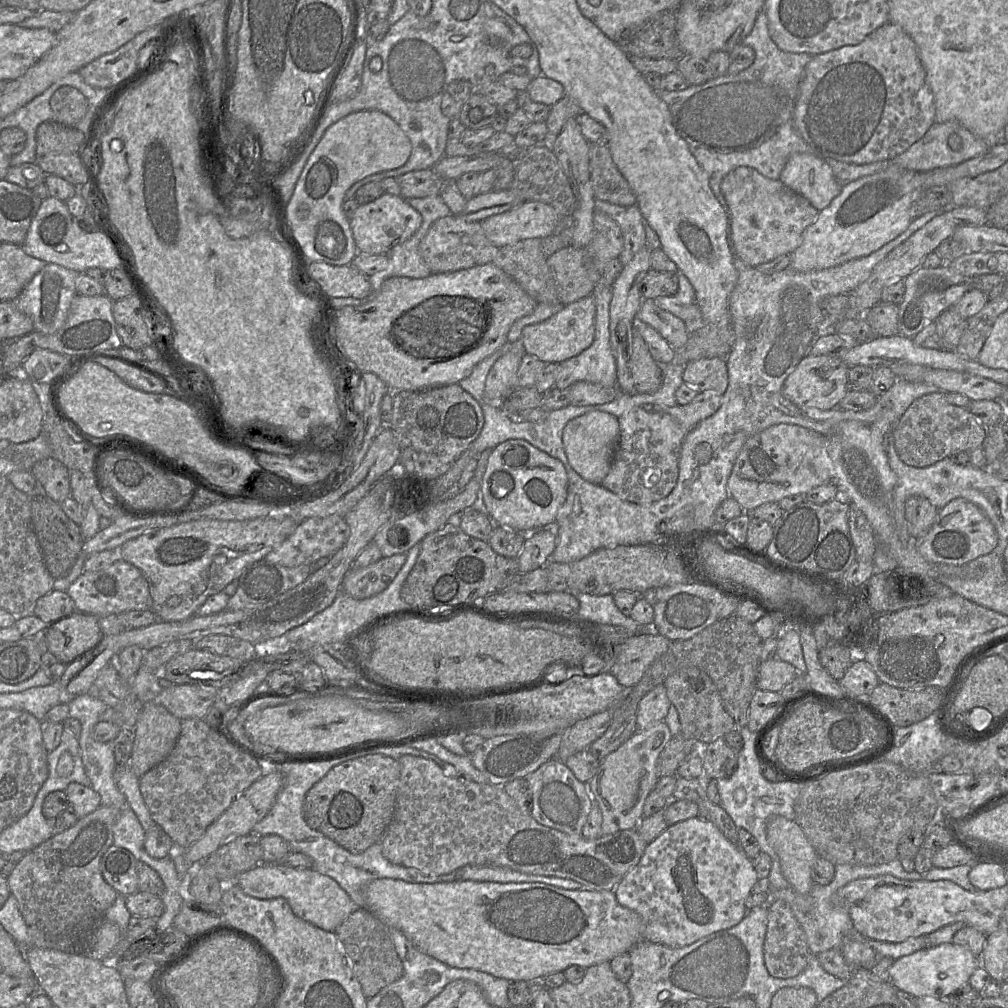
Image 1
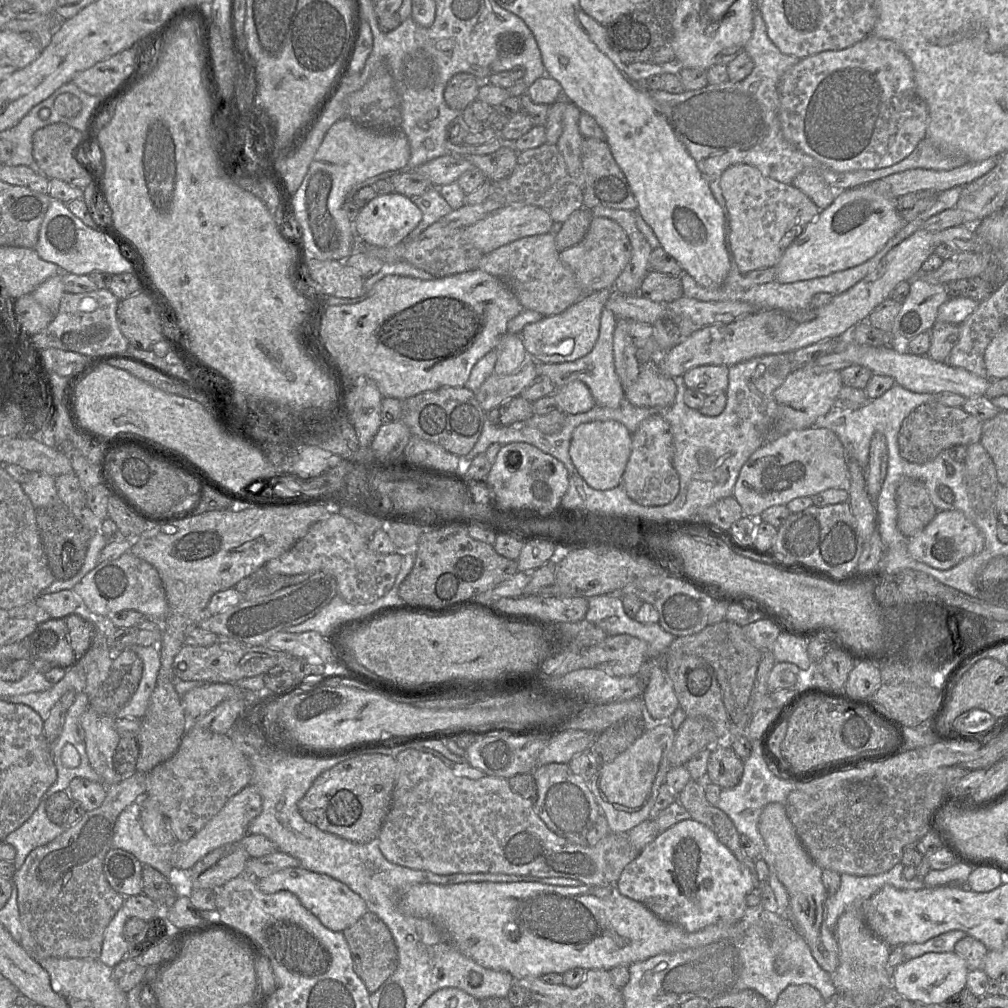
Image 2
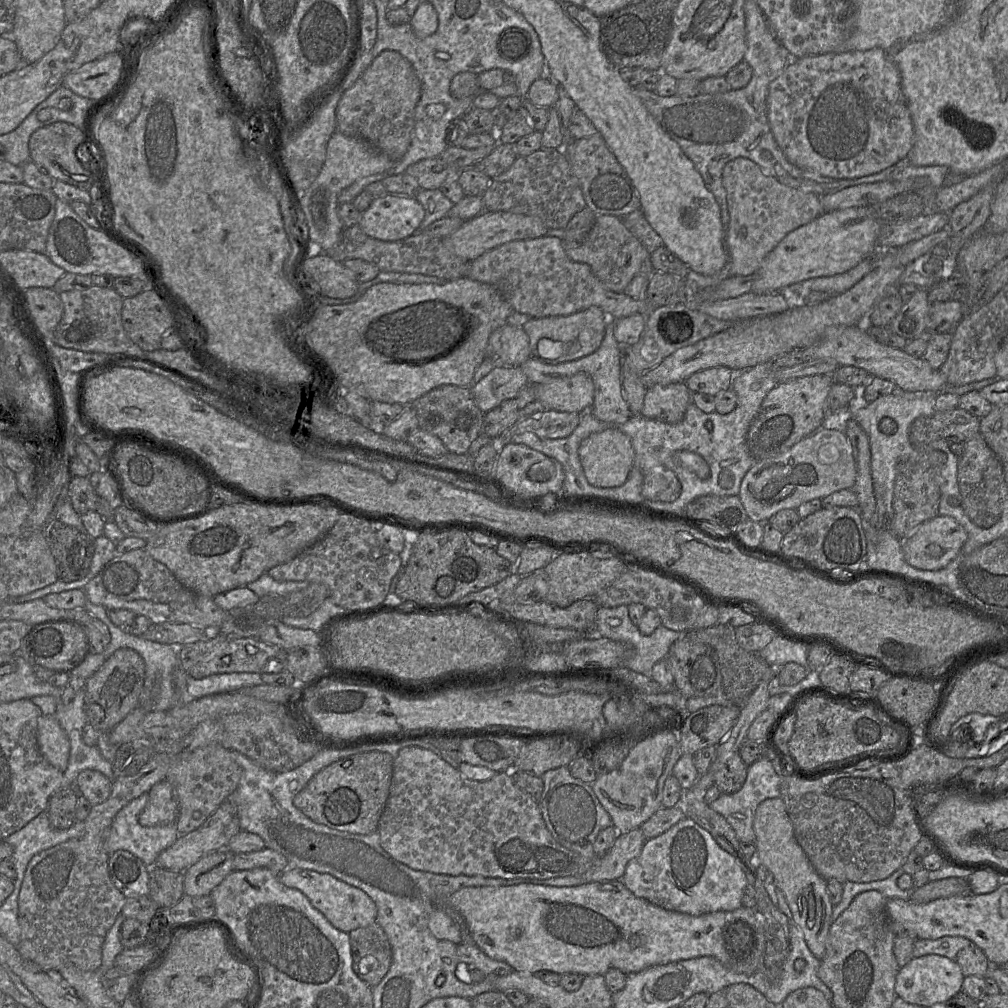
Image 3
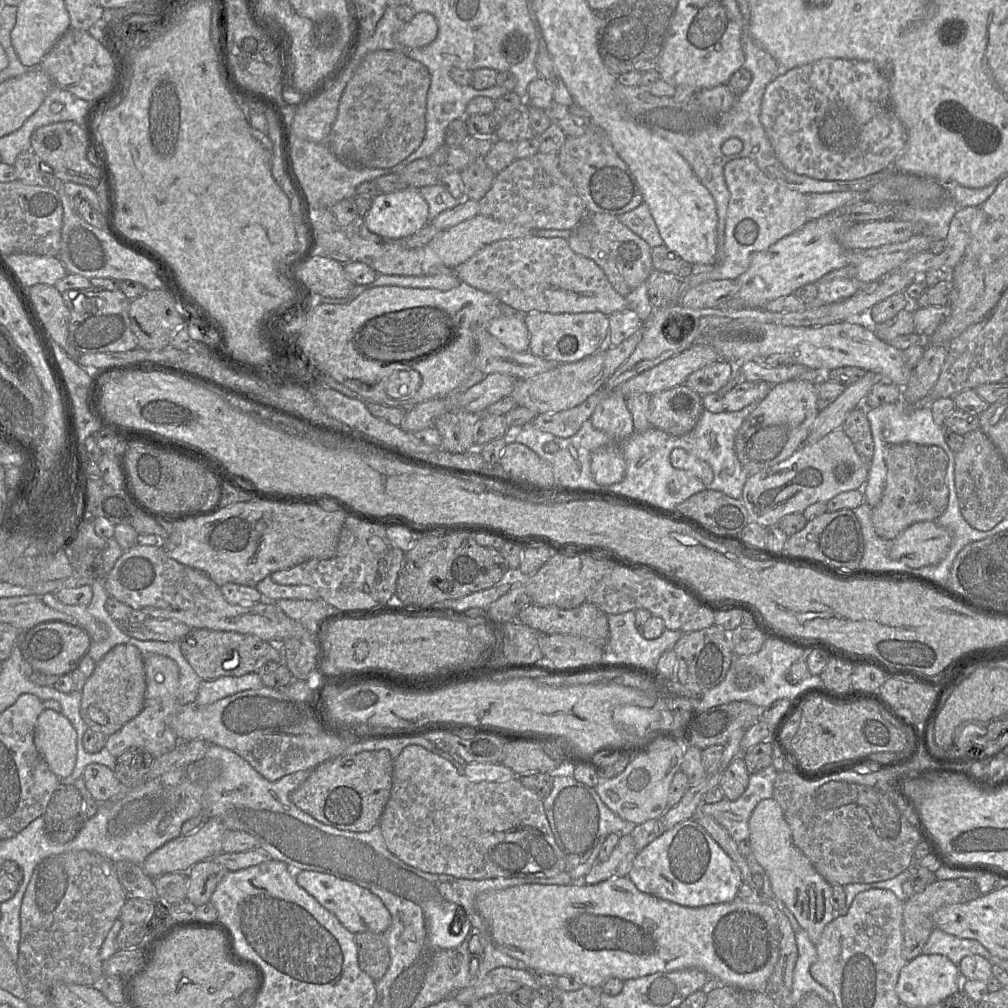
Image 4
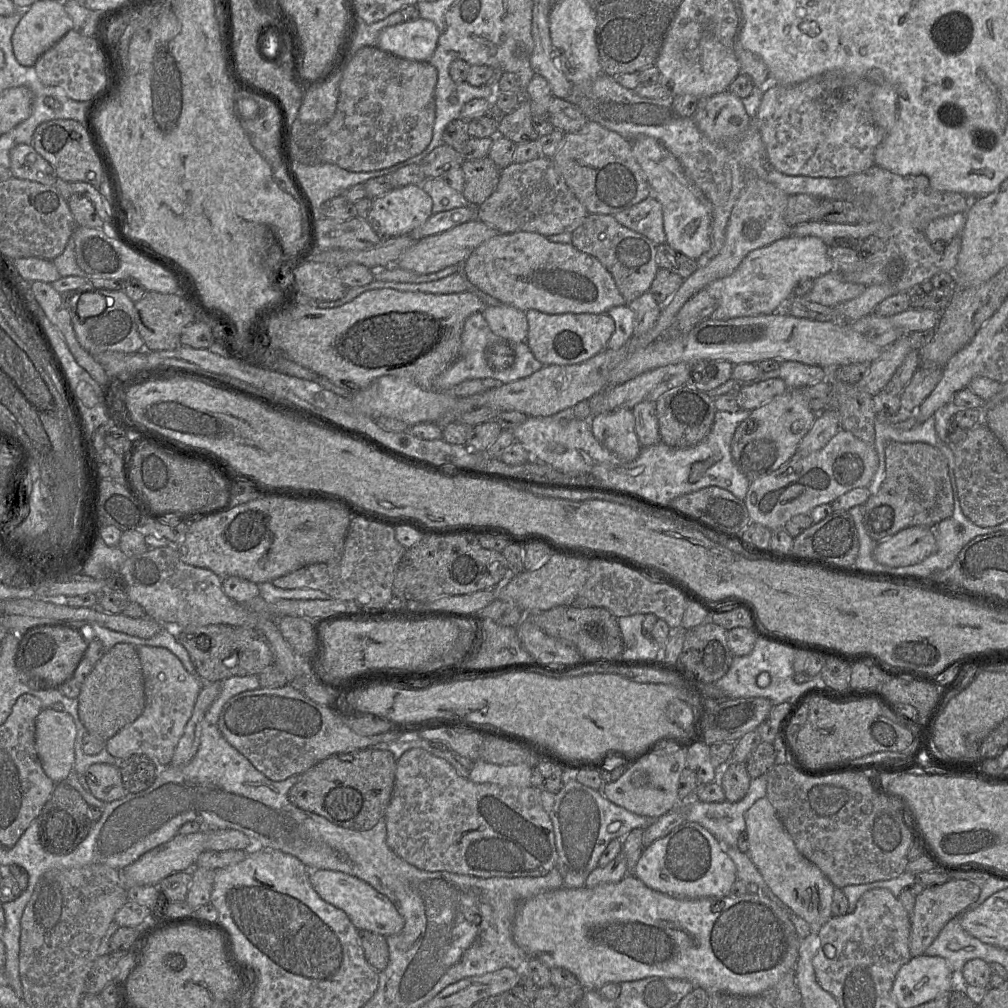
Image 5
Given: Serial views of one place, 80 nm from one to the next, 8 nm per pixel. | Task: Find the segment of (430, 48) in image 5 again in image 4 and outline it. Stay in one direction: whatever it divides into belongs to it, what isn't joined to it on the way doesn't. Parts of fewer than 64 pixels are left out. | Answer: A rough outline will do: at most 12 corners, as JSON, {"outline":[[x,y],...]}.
{"outline":[[417,13],[396,33],[402,49],[433,42],[435,17]]}

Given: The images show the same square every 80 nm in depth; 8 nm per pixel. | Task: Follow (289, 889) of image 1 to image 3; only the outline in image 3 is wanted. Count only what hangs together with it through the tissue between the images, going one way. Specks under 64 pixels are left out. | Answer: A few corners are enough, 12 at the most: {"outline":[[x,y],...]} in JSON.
{"outline":[[289,867],[279,880],[301,891],[338,930],[376,922],[361,889],[328,873]]}

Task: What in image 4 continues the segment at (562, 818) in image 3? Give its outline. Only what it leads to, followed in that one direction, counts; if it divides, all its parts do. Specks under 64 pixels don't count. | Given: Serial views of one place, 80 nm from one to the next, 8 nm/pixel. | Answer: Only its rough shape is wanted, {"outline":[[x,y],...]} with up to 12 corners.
{"outline":[[555,775],[543,805],[565,872],[583,879],[610,833],[636,826]]}

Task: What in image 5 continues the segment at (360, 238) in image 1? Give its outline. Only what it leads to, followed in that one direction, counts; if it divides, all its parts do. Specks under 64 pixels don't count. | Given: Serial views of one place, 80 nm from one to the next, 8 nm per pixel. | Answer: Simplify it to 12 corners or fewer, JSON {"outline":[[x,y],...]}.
{"outline":[[421,185],[373,199],[366,221],[382,238],[409,235],[429,219]]}

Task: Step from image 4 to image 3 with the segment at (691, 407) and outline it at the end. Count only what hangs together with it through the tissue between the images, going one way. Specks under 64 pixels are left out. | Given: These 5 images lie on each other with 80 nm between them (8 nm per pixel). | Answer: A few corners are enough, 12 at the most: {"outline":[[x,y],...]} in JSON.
{"outline":[[685,382],[647,388],[641,415],[674,424],[692,403]]}

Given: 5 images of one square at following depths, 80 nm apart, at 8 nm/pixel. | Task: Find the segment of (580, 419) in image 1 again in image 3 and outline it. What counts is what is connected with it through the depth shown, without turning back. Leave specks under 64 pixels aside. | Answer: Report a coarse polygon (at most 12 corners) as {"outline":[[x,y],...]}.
{"outline":[[617,427],[593,433],[578,449],[588,482],[623,485],[634,462]]}

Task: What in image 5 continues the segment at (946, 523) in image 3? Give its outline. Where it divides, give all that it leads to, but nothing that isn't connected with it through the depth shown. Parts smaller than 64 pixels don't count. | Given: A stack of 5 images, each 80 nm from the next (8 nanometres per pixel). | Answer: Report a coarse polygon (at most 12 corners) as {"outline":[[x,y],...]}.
{"outline":[[931,527],[905,528],[872,552],[891,567],[920,563],[937,550]]}

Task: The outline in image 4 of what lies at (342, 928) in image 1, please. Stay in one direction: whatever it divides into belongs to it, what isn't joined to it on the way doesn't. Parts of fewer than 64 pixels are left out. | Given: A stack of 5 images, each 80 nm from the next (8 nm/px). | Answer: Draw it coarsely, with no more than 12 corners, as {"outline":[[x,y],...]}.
{"outline":[[355,934],[358,964],[379,981],[390,964],[384,934]]}

